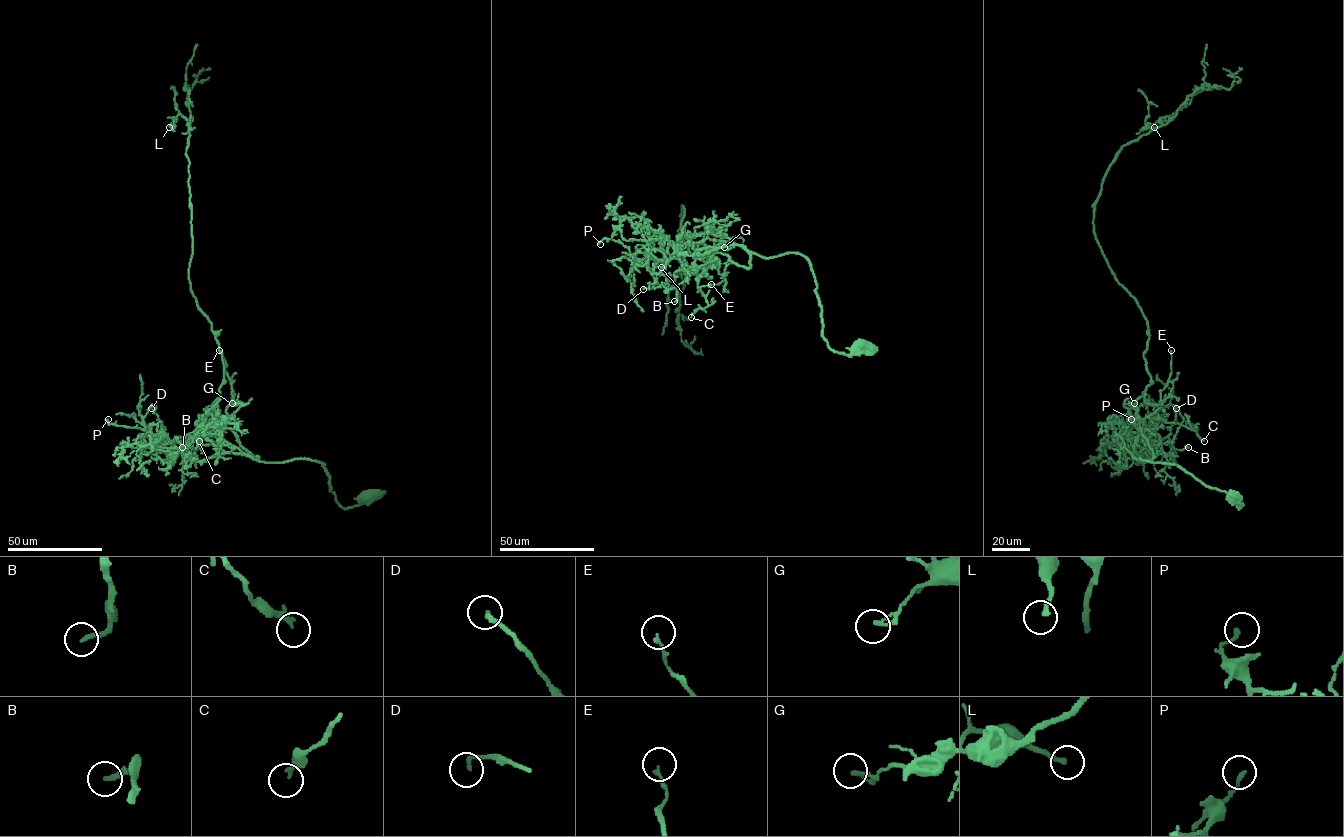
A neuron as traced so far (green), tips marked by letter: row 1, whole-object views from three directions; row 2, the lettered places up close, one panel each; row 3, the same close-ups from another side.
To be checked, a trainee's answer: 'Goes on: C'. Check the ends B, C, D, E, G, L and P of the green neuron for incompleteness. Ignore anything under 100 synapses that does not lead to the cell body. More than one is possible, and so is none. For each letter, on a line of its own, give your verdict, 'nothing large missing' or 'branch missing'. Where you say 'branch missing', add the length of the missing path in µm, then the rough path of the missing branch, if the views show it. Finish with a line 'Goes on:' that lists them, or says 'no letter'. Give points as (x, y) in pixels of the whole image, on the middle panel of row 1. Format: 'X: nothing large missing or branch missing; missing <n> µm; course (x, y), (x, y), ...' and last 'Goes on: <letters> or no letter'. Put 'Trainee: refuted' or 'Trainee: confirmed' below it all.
B: nothing large missing
C: nothing large missing
D: nothing large missing
E: nothing large missing
G: nothing large missing
L: nothing large missing
P: nothing large missing
Goes on: no letter
Trainee: refuted

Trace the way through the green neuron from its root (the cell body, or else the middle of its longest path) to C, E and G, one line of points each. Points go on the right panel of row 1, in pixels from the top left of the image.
C: (1234, 499), (1239, 508), (1175, 464), (1139, 461), (1155, 456), (1144, 418), (1181, 424), (1204, 441)
E: (1234, 499), (1239, 508), (1225, 492), (1175, 464), (1139, 461), (1155, 456), (1139, 422), (1161, 407), (1171, 350)
G: (1234, 499), (1239, 508), (1225, 492), (1175, 464), (1141, 462), (1155, 456), (1123, 405), (1134, 403)

